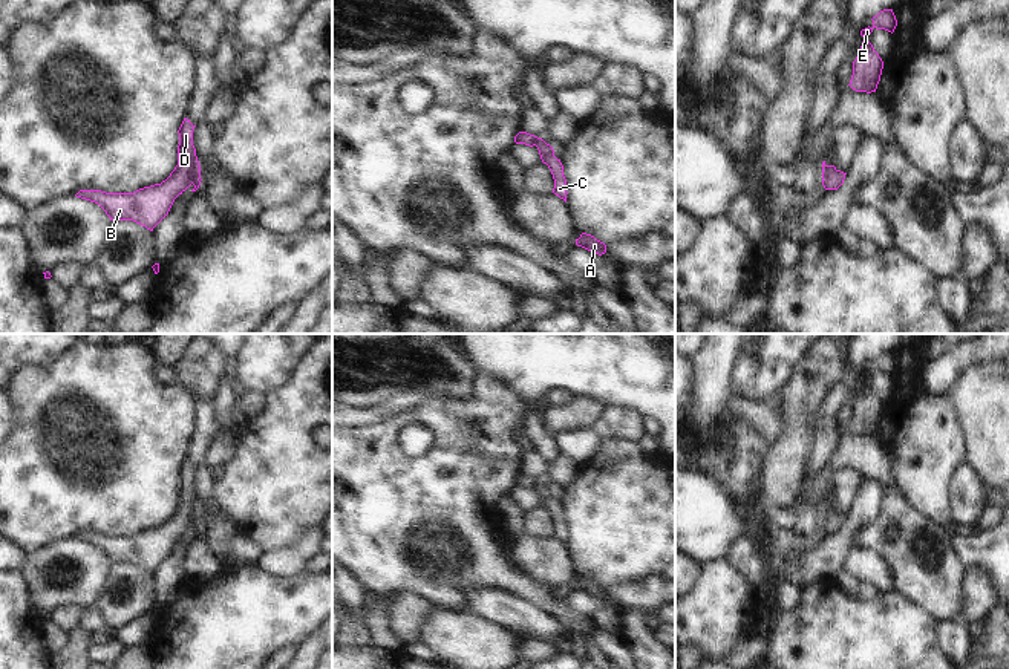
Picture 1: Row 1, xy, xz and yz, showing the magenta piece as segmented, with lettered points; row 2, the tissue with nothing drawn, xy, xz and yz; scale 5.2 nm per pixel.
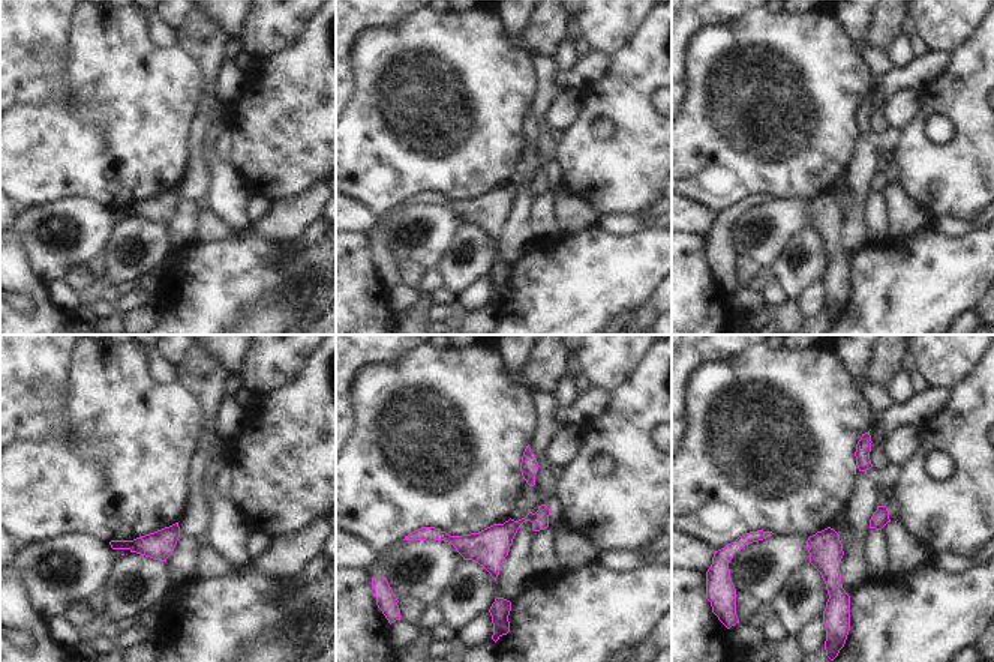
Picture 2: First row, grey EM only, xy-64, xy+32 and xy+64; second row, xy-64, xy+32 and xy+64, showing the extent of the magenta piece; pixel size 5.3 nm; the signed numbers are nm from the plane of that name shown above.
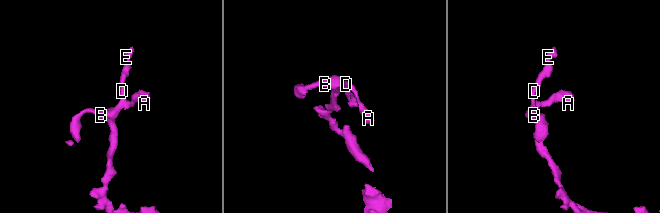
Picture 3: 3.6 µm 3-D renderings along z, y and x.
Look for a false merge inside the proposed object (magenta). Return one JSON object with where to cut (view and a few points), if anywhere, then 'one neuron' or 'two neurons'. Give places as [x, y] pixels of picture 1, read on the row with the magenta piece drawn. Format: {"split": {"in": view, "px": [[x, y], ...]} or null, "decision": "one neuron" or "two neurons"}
{"split": {"in": "xz", "px": [[541, 138], [536, 146]]}, "decision": "two neurons"}

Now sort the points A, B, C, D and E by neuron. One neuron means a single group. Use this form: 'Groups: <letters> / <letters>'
Groups: A C / B D E

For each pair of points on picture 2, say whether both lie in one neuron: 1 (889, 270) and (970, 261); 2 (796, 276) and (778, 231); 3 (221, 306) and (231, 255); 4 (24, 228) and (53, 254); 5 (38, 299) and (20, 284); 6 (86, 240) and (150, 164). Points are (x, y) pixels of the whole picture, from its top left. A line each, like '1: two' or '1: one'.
1: one
2: two
3: one
4: one
5: one
6: two

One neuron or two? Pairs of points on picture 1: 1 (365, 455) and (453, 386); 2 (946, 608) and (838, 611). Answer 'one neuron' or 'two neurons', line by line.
1: two neurons
2: two neurons

